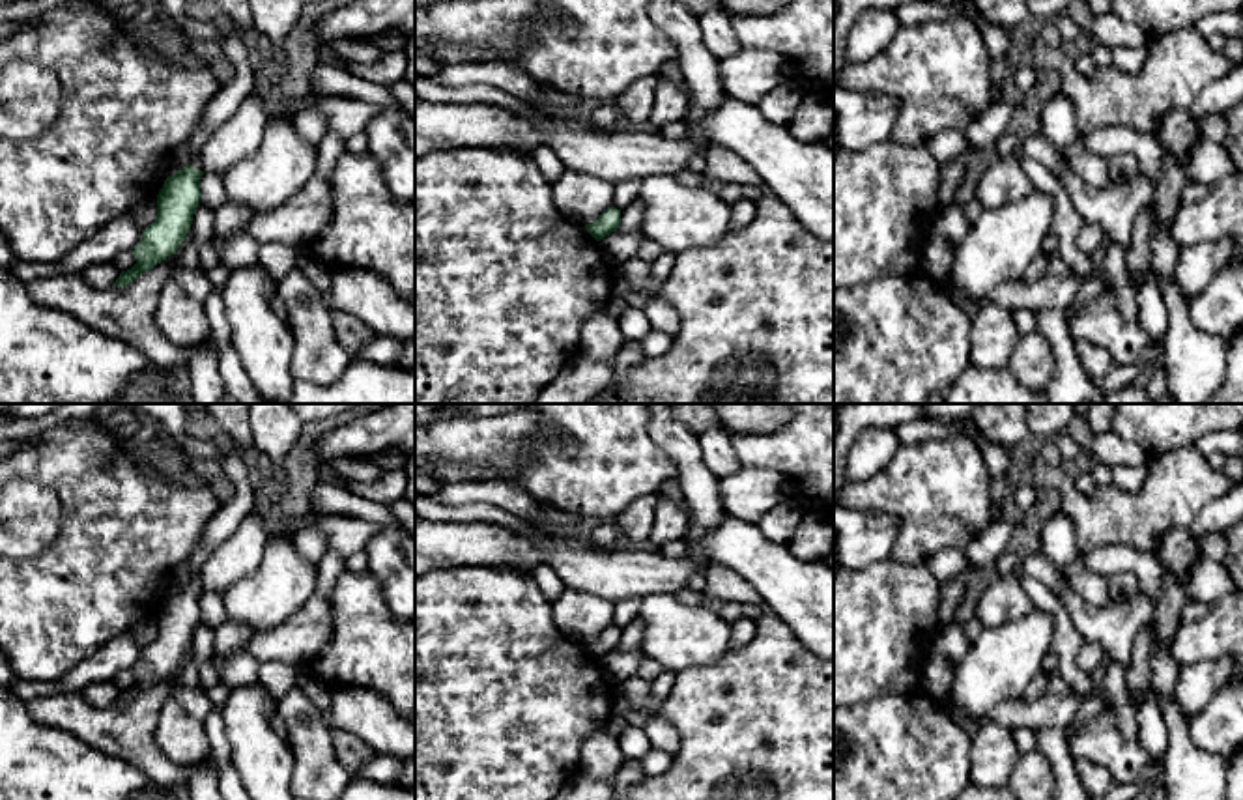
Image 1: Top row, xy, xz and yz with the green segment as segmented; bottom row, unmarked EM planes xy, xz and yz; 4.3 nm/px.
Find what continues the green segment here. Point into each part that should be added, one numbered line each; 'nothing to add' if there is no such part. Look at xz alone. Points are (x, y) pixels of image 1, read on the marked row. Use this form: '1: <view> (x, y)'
nothing to add

